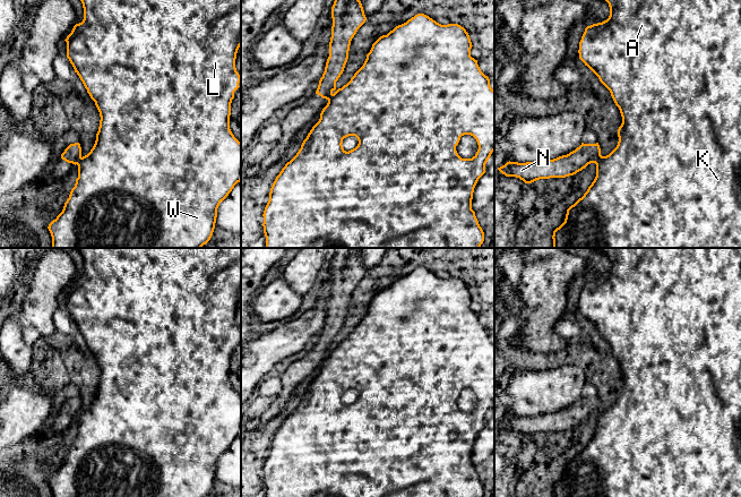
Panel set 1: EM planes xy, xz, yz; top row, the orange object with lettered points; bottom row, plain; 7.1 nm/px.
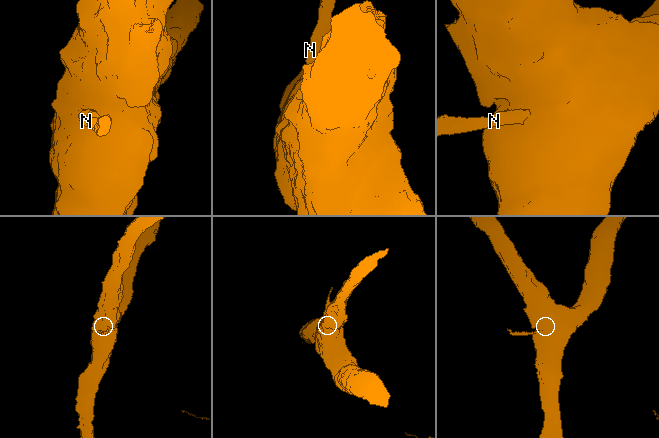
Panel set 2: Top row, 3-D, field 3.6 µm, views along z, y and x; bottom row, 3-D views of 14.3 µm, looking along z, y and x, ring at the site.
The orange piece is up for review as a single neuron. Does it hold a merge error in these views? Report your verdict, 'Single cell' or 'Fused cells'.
Fused cells

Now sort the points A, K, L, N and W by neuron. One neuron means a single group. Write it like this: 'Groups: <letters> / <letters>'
Groups: A K L W / N

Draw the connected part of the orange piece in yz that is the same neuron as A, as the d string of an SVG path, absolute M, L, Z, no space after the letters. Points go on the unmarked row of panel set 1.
M593 248L604 252L610 260L606 274L585 282L579 295L579 312L610 344L619 361L622 377L618 383L617 401L595 415L596 430L587 445L567 463L565 475L553 485L553 497L741 497L741 248Z

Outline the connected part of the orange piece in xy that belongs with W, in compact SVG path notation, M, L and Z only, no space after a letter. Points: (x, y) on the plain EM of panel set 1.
M77 248L83 257L84 273L76 277L71 286L64 293L67 295L67 311L79 329L91 352L100 366L100 380L96 394L91 405L78 414L78 431L71 443L69 452L64 456L62 465L53 473L48 482L52 490L52 497L207 497L214 486L217 462L229 449L234 439L241 435L241 396L230 383L231 357L234 345L240 341L241 331L235 322L235 312L241 300L241 248Z

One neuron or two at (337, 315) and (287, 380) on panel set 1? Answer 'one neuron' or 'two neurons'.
one neuron

